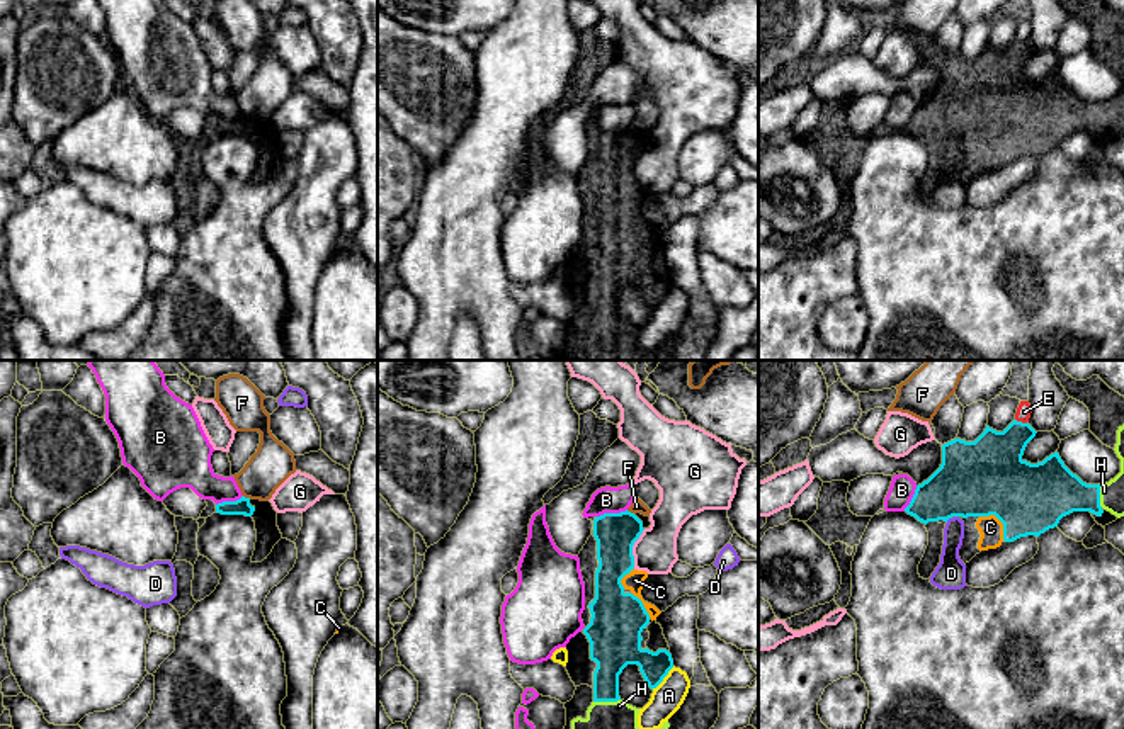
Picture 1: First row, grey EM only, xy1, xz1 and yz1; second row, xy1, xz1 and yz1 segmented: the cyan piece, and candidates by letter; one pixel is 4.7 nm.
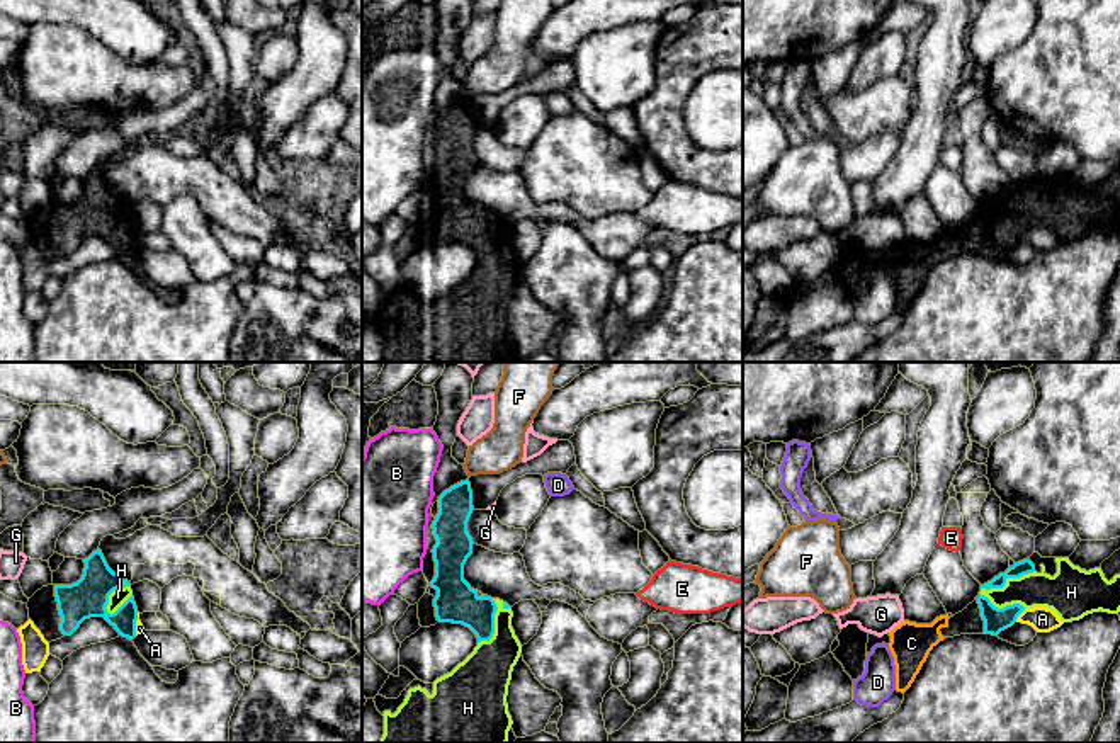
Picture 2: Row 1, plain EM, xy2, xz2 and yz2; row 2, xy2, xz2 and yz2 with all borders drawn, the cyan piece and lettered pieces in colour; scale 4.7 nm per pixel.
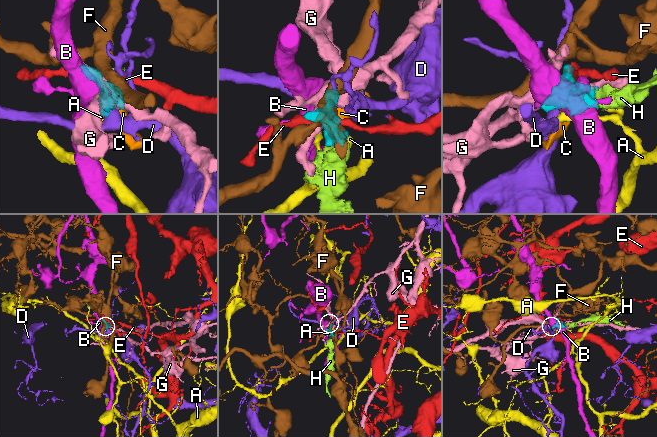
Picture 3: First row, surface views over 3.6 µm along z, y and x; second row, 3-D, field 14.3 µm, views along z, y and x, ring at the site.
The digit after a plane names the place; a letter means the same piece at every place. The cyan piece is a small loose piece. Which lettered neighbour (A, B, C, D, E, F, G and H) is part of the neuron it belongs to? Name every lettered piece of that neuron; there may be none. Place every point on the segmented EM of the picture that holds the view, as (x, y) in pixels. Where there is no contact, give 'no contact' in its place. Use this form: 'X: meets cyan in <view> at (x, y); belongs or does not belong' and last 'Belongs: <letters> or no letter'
A: meets cyan in xz1 at (664, 677); does not belong
B: meets cyan in xz1 at (611, 514); does not belong
C: meets cyan in yz1 at (999, 519); belongs
D: meets cyan in yz1 at (948, 519); does not belong
E: meets cyan in yz1 at (1021, 422); does not belong
F: meets cyan in xy1 at (247, 498); does not belong
G: meets cyan in xz1 at (631, 549); does not belong
H: meets cyan in xy2 at (109, 594); belongs
Belongs: C, H

